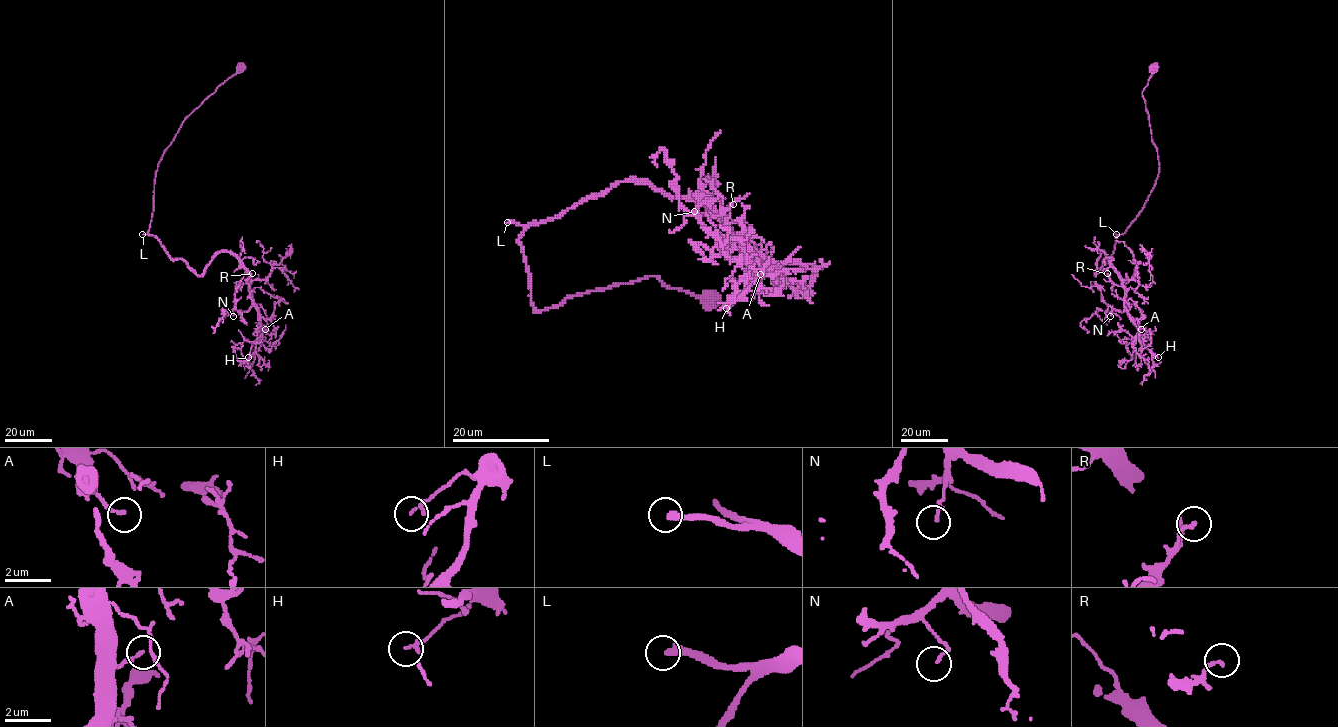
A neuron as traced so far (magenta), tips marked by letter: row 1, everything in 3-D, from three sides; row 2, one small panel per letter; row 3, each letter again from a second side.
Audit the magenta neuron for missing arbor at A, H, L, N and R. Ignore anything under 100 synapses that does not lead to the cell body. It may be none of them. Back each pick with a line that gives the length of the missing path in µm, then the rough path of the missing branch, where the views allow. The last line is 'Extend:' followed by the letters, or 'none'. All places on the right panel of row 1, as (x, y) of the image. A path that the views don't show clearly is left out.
L: Missing length about 110 µm
Extend: L

